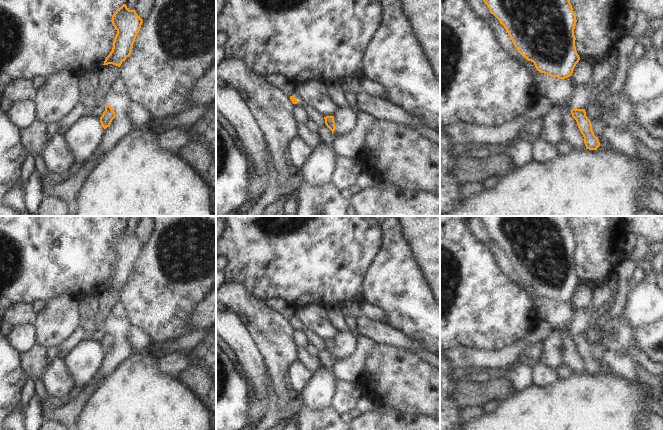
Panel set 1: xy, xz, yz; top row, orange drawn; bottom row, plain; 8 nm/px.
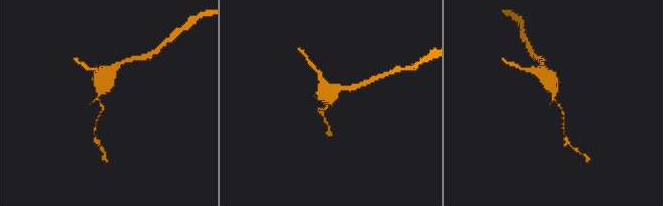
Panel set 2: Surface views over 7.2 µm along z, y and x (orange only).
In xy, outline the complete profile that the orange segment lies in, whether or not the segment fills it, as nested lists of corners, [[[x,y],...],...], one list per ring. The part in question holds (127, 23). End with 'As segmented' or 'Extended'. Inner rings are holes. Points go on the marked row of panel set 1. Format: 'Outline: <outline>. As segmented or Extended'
Outline: [[[123,4],[113,14],[111,22],[117,30],[117,34],[113,41],[112,51],[106,57],[103,65],[113,64],[120,67],[131,54],[143,20],[137,15],[135,9],[129,10],[126,4]]]. As segmented

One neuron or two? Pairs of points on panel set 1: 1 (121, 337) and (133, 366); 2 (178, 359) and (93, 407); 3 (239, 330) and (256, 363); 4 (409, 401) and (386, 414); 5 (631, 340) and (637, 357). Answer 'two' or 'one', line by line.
1: two
2: two
3: one
4: two
5: one

